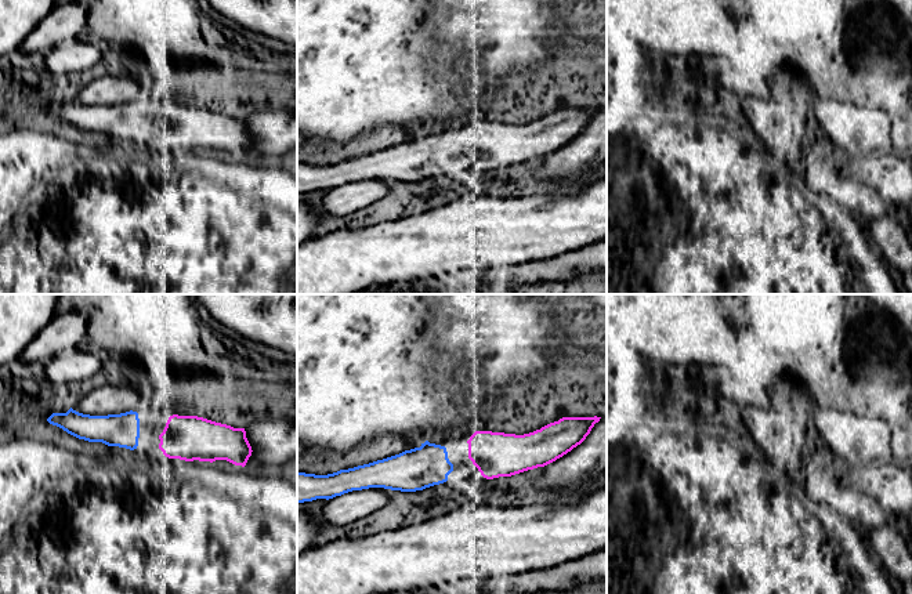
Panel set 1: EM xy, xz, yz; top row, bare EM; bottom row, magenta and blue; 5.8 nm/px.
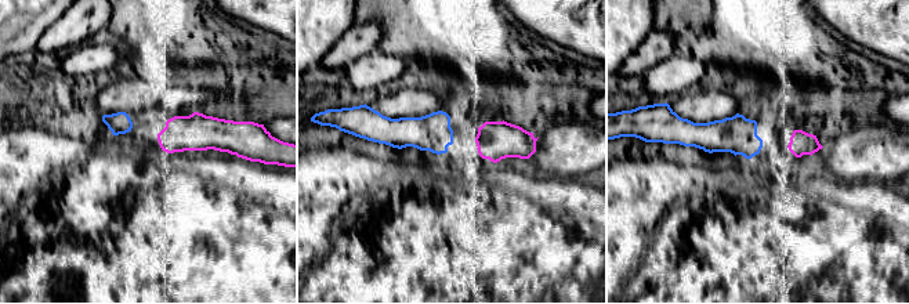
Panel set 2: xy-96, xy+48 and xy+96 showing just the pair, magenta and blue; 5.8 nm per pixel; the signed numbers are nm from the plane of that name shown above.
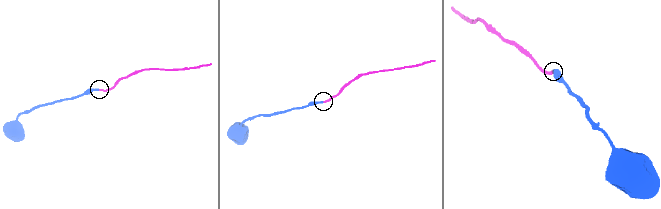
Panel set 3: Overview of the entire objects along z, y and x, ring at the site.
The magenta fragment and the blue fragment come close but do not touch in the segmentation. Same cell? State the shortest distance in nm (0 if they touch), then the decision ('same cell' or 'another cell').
100 nm | same cell

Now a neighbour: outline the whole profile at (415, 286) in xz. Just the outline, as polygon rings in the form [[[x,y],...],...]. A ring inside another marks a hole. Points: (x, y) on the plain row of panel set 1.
[[[410,279],[387,285],[374,285],[351,294],[434,294],[435,286],[430,279]]]

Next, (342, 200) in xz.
[[[369,178],[329,189],[316,207],[322,217],[341,217],[368,207],[390,192],[390,181]]]

